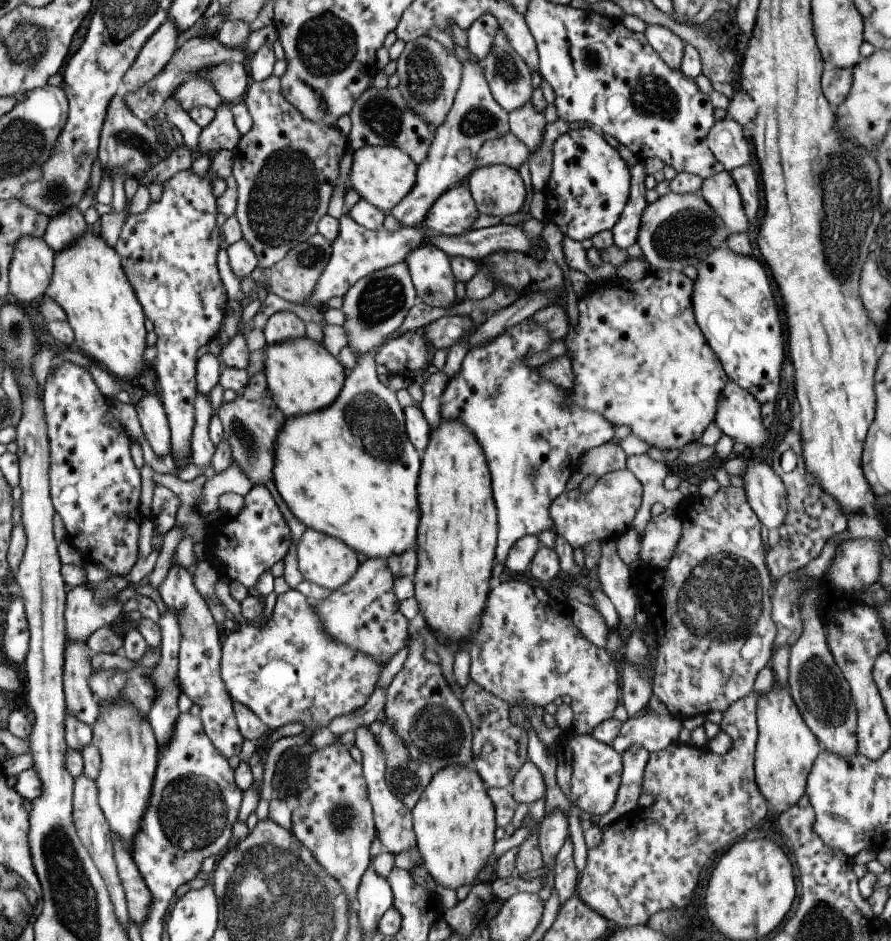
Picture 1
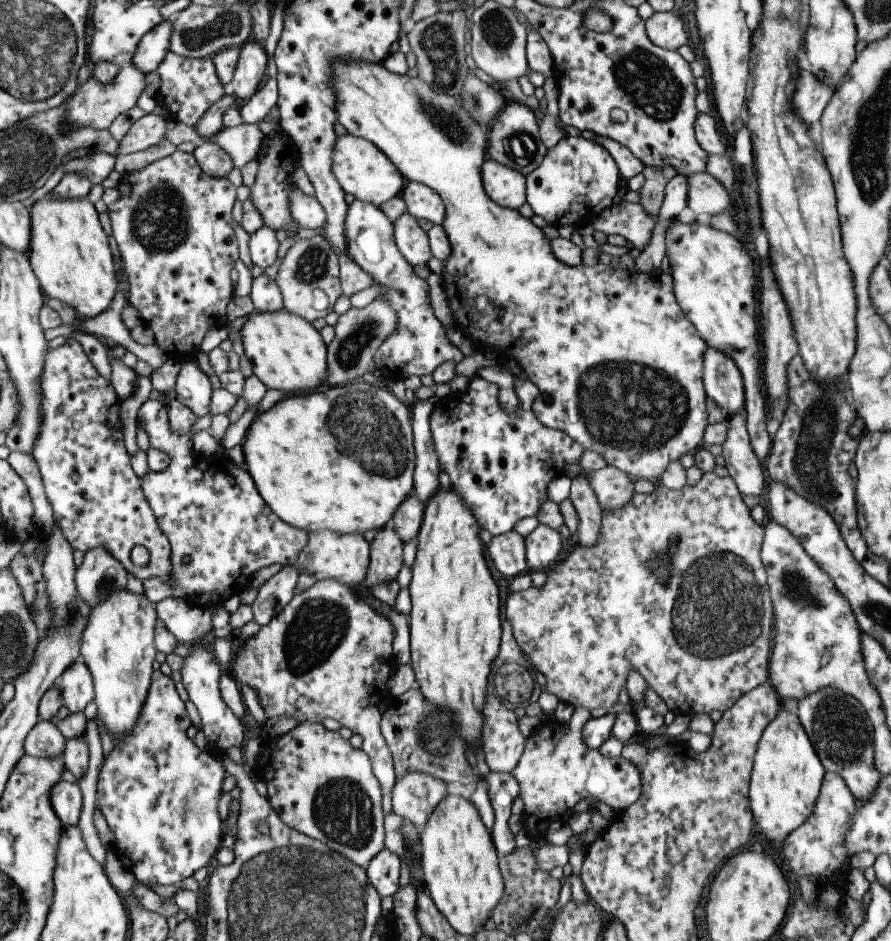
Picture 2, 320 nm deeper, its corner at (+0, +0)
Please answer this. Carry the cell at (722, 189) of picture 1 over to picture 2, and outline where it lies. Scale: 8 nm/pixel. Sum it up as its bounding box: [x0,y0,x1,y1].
[686,171,729,216]

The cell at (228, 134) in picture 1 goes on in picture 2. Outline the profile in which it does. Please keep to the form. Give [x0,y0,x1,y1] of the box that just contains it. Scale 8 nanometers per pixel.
[224,40,267,105]

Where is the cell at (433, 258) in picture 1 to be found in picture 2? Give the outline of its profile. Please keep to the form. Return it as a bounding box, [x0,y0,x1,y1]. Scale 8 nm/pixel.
[392,211,432,266]

